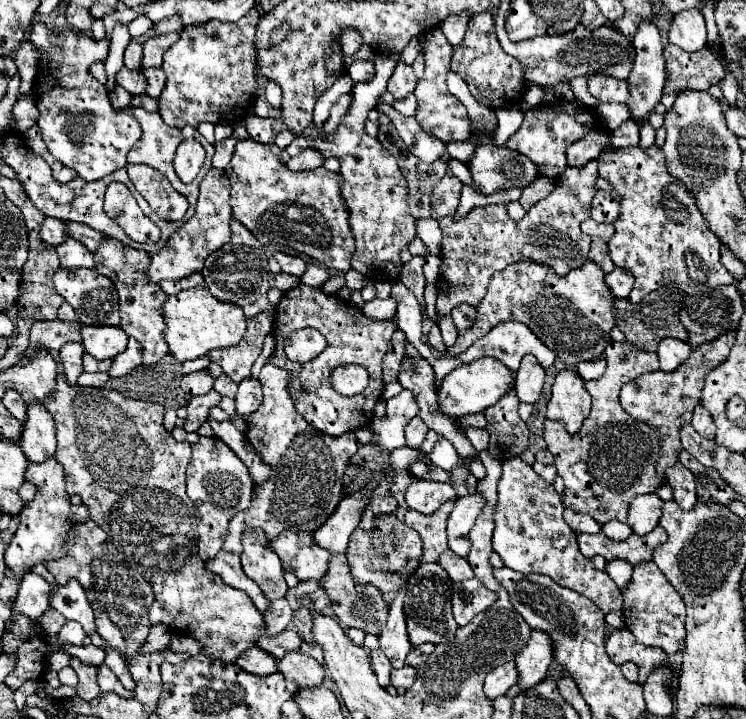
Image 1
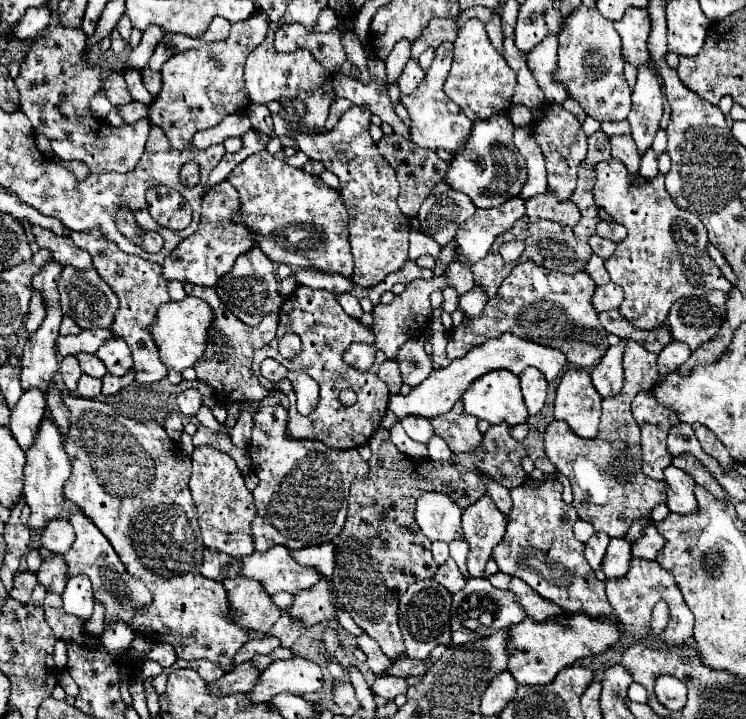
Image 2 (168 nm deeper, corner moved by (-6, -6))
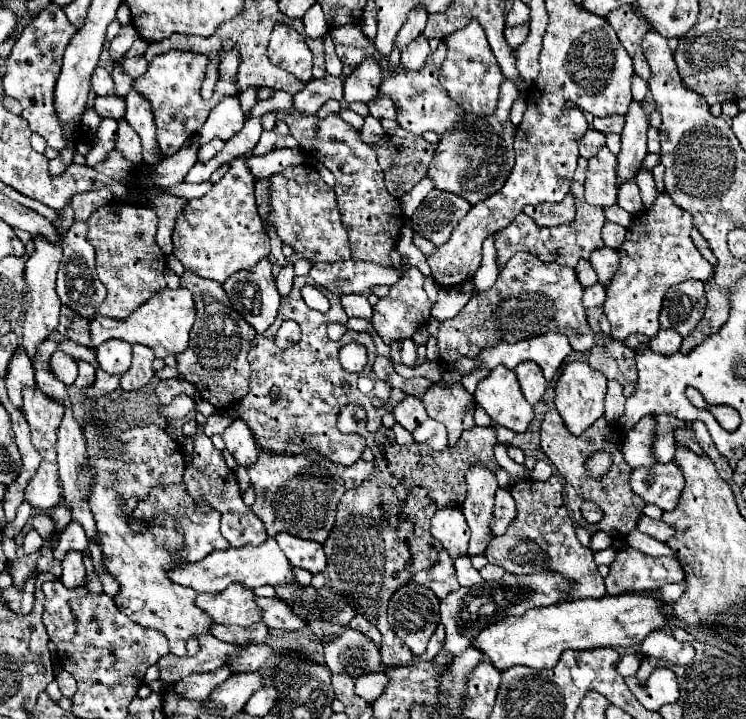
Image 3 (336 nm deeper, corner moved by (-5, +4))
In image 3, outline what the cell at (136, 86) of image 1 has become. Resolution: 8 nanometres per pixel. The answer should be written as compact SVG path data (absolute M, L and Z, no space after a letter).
M96 67L94 75L92 75L92 89L96 91L96 95L114 95L116 93L114 79L104 67Z

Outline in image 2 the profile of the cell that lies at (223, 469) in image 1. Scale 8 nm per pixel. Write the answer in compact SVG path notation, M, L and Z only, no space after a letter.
M203 445L193 451L191 463L193 469L189 479L189 491L197 505L197 521L201 527L205 547L223 551L231 557L251 555L255 551L251 537L251 523L257 513L253 505L253 495L245 487L243 475L239 473L235 461L225 453Z

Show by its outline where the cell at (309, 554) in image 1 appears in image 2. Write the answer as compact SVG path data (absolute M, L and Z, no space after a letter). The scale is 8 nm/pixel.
M273 547L265 553L255 551L249 557L237 557L231 559L231 563L239 563L241 577L255 579L259 581L269 595L277 591L287 591L287 593L297 593L301 589L313 587L321 577L315 569L311 567L301 567L297 565L287 547Z

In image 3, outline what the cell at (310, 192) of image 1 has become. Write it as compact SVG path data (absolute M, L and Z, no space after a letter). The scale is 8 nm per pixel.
M290 165L268 177L268 219L278 239L310 263L336 263L350 259L348 229L344 227L336 203L336 193L322 181L318 172L306 165Z

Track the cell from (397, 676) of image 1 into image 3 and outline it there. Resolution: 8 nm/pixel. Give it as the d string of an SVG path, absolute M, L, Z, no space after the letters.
M384 671L380 673L368 673L368 675L360 675L356 679L356 695L364 697L368 703L374 703L384 689L388 687L388 675Z

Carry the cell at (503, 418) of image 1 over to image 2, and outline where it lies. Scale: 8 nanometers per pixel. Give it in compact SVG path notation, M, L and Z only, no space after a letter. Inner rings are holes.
M505 423L491 425L483 435L479 449L469 451L465 457L463 453L451 455L449 461L441 463L433 459L405 459L405 455L401 455L401 451L393 445L387 429L379 429L369 439L369 475L367 479L351 485L347 521L341 535L333 541L335 571L331 583L337 591L339 603L351 619L381 645L381 651L391 661L405 655L403 637L397 625L399 597L411 583L429 579L439 569L431 557L431 541L425 539L415 523L415 501L425 491L439 491L465 509L485 495L485 487L481 487L481 473L489 475L489 479L497 479L497 483L509 489L525 483L527 475L519 465L525 457L525 447L511 439L509 431L511 429L505 427ZM393 517L403 517L403 525Z

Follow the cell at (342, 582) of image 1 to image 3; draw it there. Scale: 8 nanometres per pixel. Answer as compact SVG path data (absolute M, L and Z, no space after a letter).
M258 597L258 605L264 609L262 621L270 629L284 629L284 631L298 631L306 625L304 617L294 613L292 605L286 601L280 601L280 597Z

